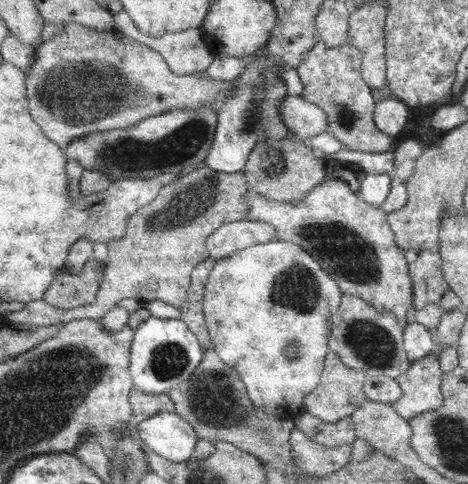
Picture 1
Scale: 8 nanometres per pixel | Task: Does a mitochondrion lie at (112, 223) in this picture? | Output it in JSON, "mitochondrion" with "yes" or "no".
{"mitochondrion":"no"}

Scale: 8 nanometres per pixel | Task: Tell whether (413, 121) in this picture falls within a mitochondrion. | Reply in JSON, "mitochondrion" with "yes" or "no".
{"mitochondrion":"no"}

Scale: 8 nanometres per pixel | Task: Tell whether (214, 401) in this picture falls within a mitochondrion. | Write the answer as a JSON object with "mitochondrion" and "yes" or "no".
{"mitochondrion":"yes"}

